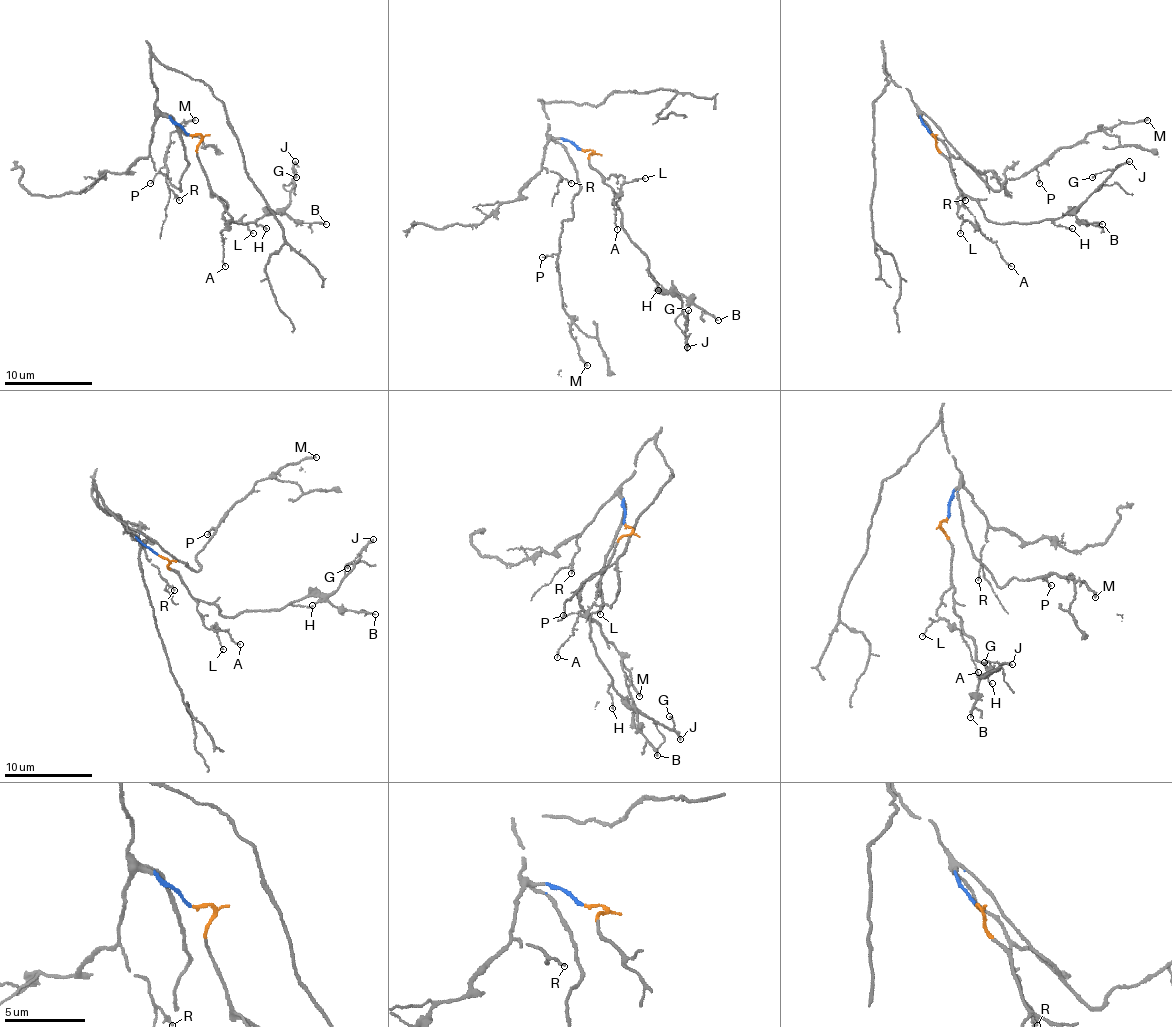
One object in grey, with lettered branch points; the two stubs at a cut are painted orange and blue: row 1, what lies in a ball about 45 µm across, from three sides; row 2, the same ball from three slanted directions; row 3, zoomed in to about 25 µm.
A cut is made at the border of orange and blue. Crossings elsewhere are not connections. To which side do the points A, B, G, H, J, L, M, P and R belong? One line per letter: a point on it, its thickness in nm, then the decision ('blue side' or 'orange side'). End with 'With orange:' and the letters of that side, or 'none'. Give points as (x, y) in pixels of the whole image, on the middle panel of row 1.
A: place (617, 229); calibre 110 nm; orange side
B: place (718, 320); calibre 160 nm; orange side
G: place (688, 310); calibre 120 nm; orange side
H: place (658, 290); calibre 120 nm; orange side
J: place (687, 347); calibre 180 nm; orange side
L: place (645, 178); calibre 120 nm; orange side
M: place (587, 365); calibre 180 nm; blue side
P: place (542, 257); calibre 120 nm; blue side
R: place (571, 183); calibre 160 nm; blue side
With orange: A, B, G, H, J, L

